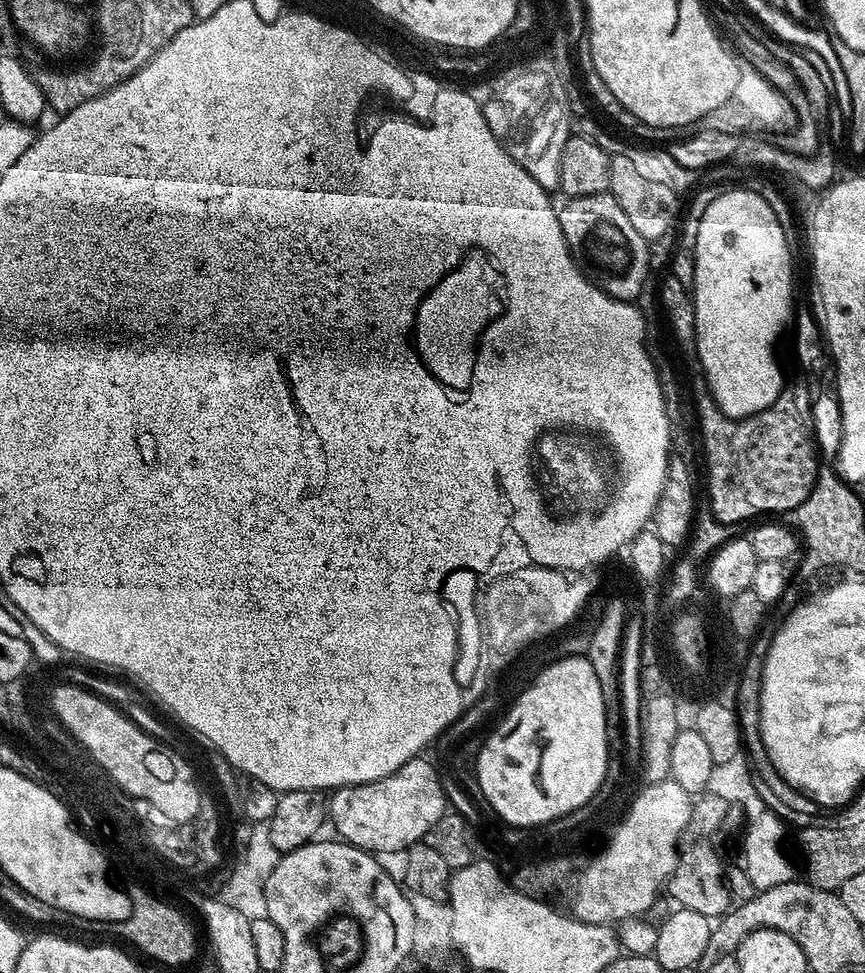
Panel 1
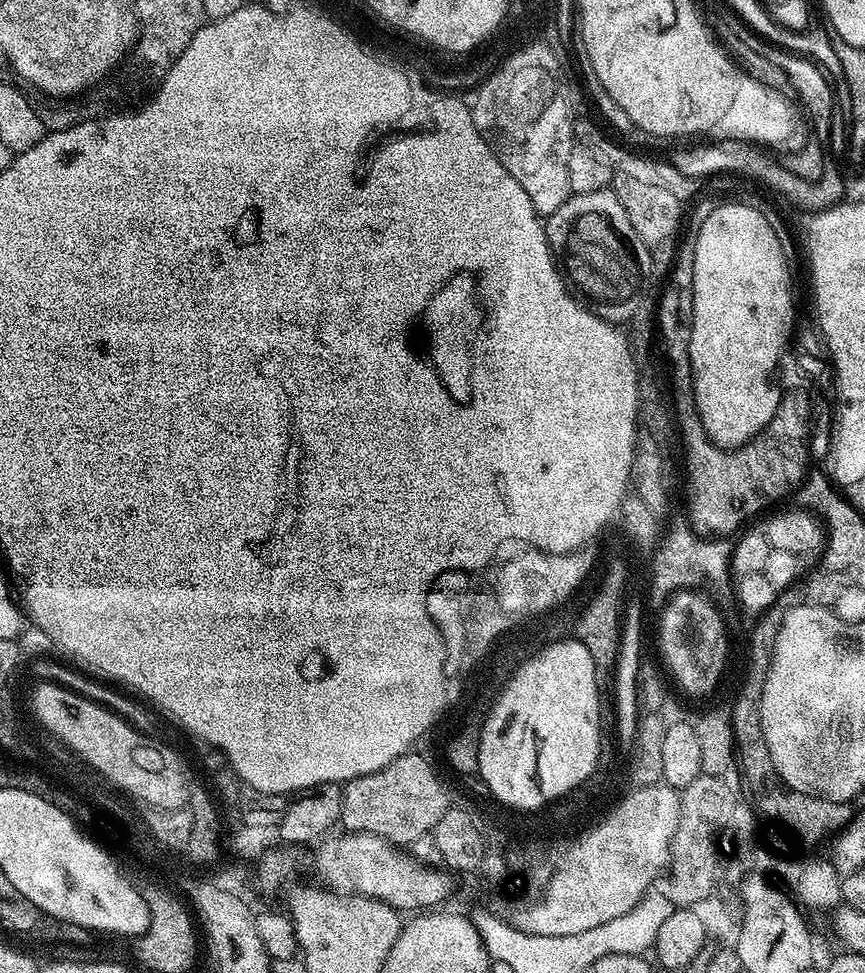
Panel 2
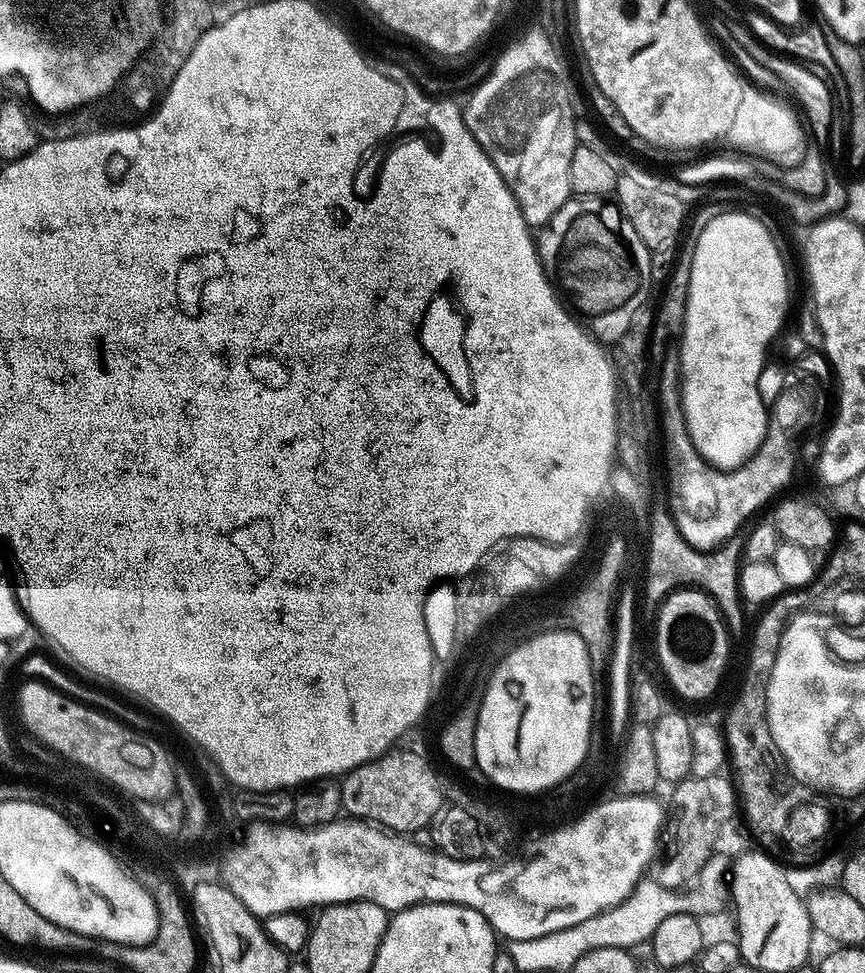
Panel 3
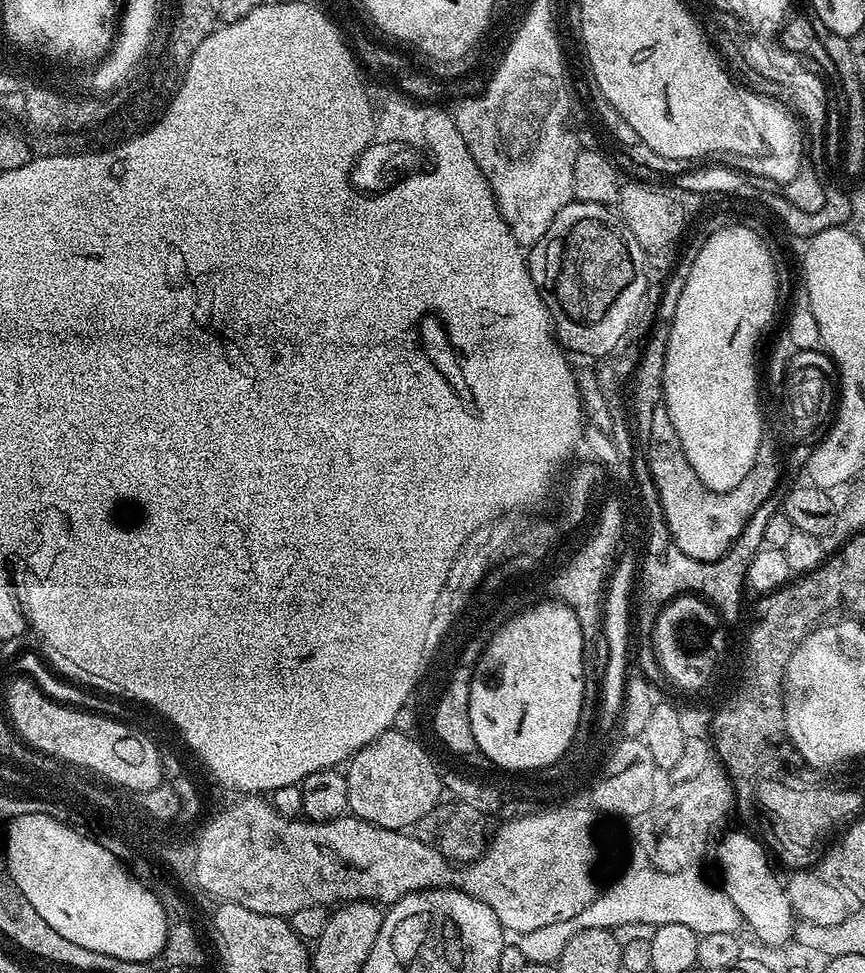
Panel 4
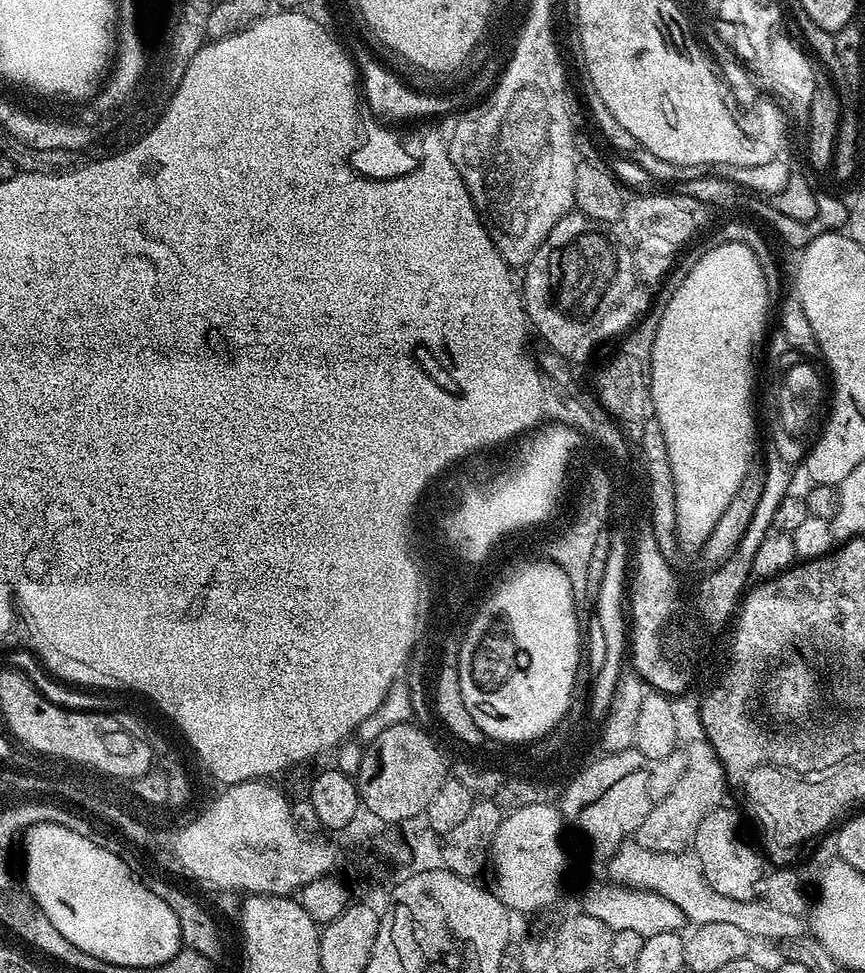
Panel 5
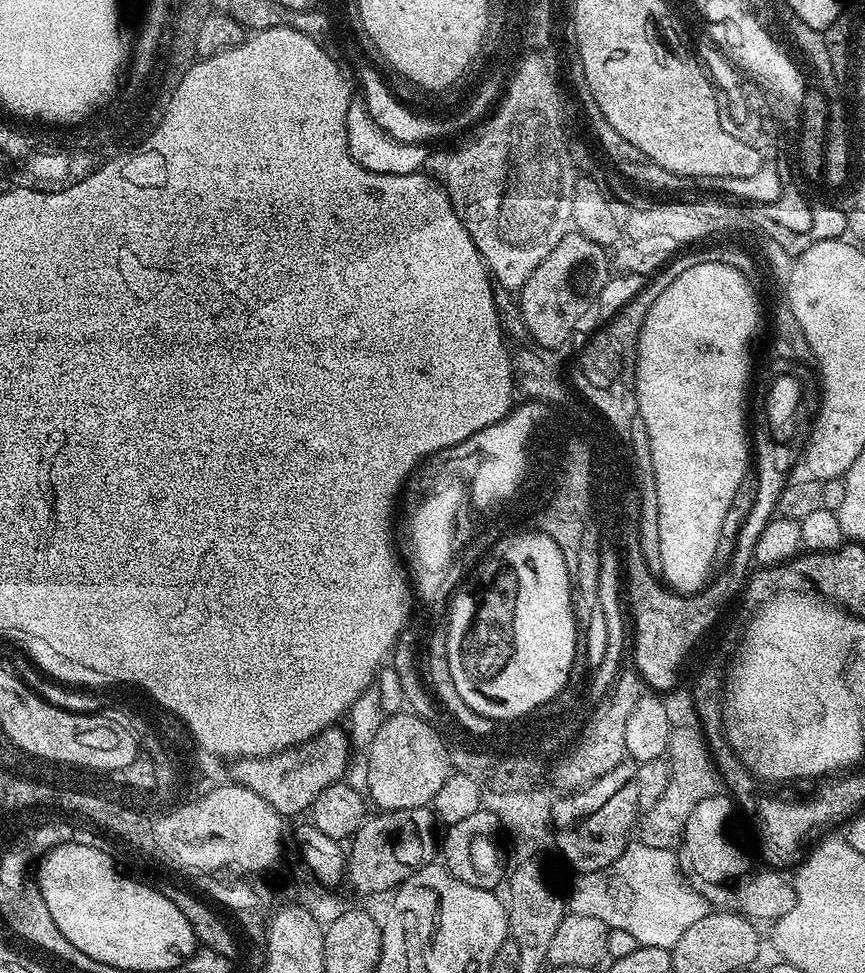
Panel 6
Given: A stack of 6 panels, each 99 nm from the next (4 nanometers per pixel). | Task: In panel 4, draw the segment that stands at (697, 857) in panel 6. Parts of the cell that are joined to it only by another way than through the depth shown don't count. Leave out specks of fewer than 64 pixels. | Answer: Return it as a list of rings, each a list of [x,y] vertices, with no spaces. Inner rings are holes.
[[[728,832],[720,840],[720,849],[716,852],[716,860],[720,863],[720,880],[725,894],[734,902],[734,906],[740,911],[740,919],[745,925],[752,927],[752,932],[768,948],[780,948],[787,940],[794,936],[794,913],[788,894],[782,880],[776,877],[764,848],[748,832]]]

